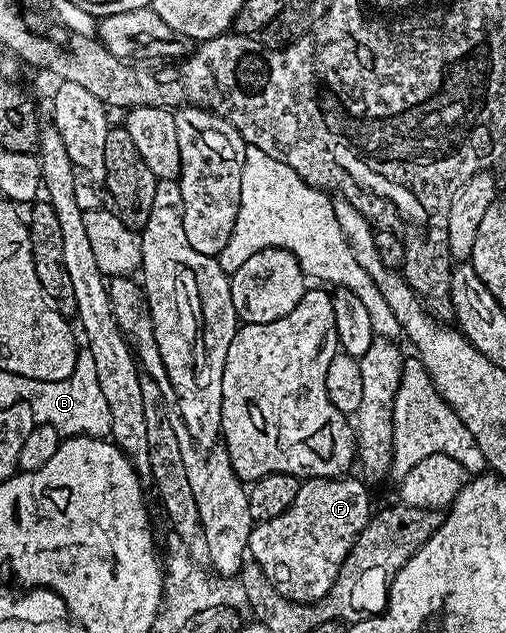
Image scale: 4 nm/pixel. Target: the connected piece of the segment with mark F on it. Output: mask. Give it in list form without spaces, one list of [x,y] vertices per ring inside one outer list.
[[[350,478],[306,479],[299,486],[296,501],[287,511],[280,513],[280,517],[272,517],[272,521],[264,521],[250,530],[249,558],[258,563],[260,569],[264,569],[264,577],[272,581],[274,588],[285,599],[291,599],[297,603],[314,603],[320,597],[324,597],[324,593],[332,589],[332,581],[336,581],[344,557],[348,557],[356,537],[370,520],[371,488],[361,478]]]

